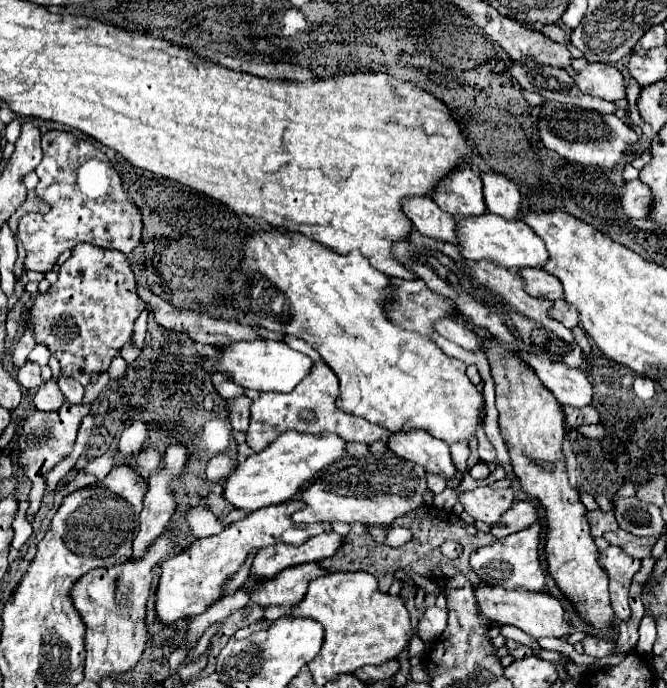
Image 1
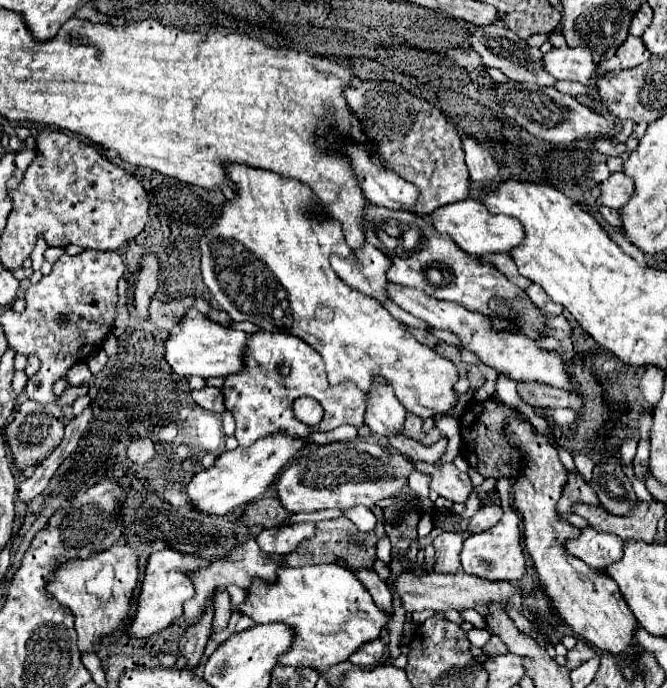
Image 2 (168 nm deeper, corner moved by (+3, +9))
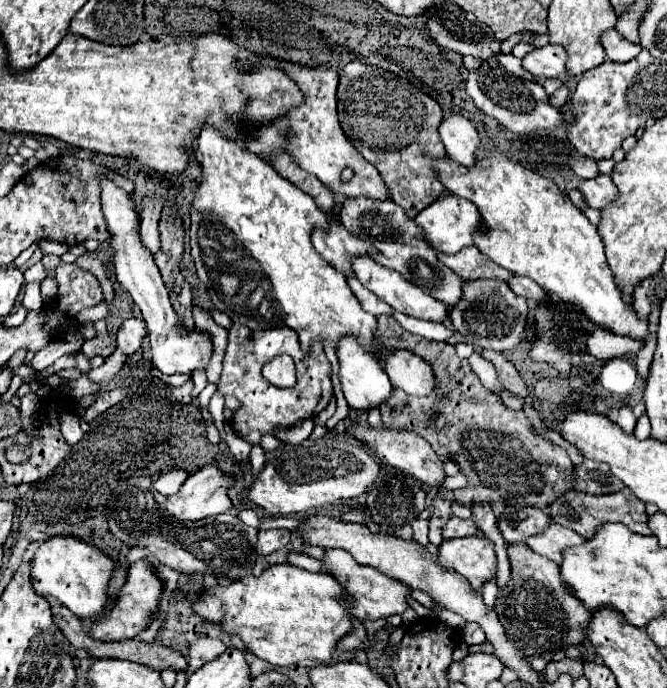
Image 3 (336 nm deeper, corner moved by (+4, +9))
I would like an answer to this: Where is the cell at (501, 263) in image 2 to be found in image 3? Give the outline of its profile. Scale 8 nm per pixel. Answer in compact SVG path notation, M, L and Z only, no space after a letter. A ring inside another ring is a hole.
M477 247L461 249L455 255L439 253L439 261L443 261L449 269L453 269L459 277L463 277L467 281L473 281L473 279L503 279L503 281L511 281L511 277L515 277L511 271L495 265Z

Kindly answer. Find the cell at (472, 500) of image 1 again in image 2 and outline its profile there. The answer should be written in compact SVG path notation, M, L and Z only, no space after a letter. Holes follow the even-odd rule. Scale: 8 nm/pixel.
M412 461L412 465L416 471L426 473L430 477L430 489L444 499L450 499L454 503L466 503L468 495L474 491L470 485L470 477L458 471L454 463Z

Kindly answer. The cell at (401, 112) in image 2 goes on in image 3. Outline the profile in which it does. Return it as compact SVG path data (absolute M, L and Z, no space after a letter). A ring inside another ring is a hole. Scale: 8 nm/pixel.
M353 61L343 67L337 99L339 121L343 125L343 131L347 133L347 137L351 137L351 143L359 149L359 153L379 169L383 181L391 189L391 199L405 209L409 219L415 219L417 213L421 213L425 207L429 207L435 199L439 199L445 193L445 187L441 185L433 169L433 161L445 157L445 145L439 137L439 125L445 115L435 99L425 95L409 81L403 81L401 77L387 73L379 67L363 65L361 61Z

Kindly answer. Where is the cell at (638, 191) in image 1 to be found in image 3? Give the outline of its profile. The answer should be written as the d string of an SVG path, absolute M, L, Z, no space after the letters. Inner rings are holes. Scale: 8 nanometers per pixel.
M599 175L595 179L583 181L579 185L579 191L585 195L589 207L595 207L595 209L603 209L619 197L619 189L615 187L609 175Z

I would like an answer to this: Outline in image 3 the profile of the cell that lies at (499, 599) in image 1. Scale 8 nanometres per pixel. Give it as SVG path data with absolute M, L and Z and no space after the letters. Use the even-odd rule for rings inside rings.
M329 549L325 555L325 569L327 573L335 575L335 579L347 589L347 593L355 599L351 613L359 619L379 619L379 617L391 617L395 613L403 613L409 609L409 599L411 599L411 587L405 585L399 579L393 579L379 569L371 569L369 565L359 565L347 551L343 549Z

